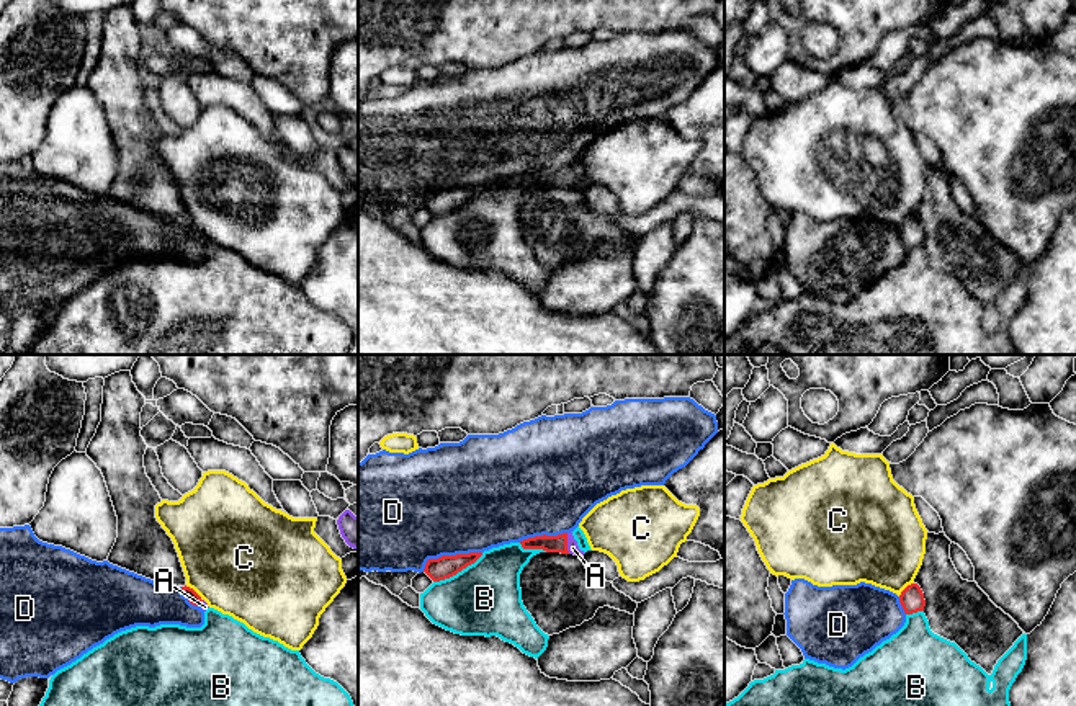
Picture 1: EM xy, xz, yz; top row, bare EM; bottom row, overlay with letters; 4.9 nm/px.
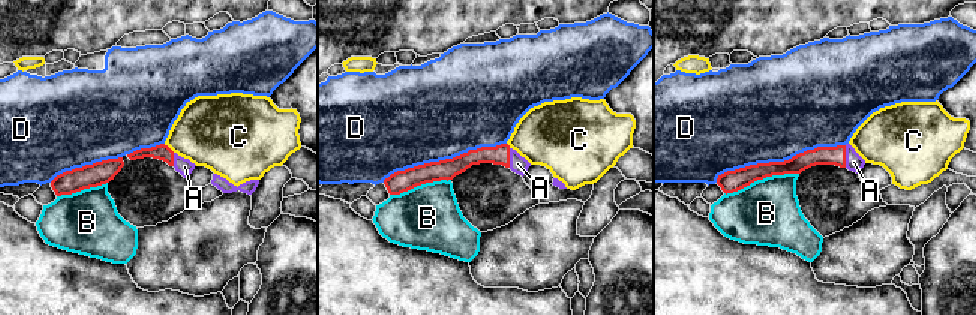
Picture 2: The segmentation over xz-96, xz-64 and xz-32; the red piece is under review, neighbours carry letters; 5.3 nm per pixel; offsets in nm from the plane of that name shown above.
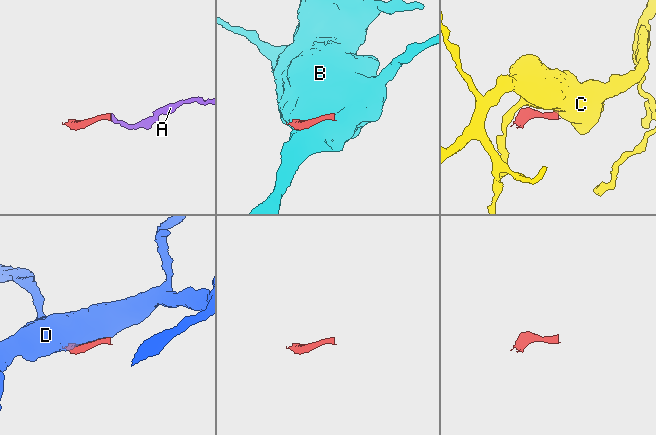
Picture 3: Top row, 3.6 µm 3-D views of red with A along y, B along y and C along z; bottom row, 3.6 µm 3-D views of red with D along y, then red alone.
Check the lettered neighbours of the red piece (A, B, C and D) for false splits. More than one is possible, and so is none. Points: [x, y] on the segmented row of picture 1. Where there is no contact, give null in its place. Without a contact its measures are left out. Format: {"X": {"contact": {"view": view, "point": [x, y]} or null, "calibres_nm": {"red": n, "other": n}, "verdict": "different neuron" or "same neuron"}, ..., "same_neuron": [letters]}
{"A": {"contact": {"view": "xz", "point": [566, 543]}, "calibres_nm": {"red": 80, "other": 60}, "verdict": "same neuron"}, "B": {"contact": {"view": "xz", "point": [458, 571]}, "calibres_nm": {"red": 110, "other": 360}, "verdict": "different neuron"}, "C": {"contact": {"view": "xy", "point": [195, 592]}, "calibres_nm": {"red": 60, "other": 500}, "verdict": "different neuron"}, "D": {"contact": {"view": "xz", "point": [448, 556]}, "calibres_nm": {"red": 110, "other": 500}, "verdict": "different neuron"}, "same_neuron": ["A"]}

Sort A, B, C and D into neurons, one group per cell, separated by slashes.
A / B / C / D

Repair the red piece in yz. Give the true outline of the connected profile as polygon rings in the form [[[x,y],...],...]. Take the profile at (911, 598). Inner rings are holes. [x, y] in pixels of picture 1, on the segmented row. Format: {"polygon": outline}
{"polygon": [[[917,583],[908,585],[899,595],[899,603],[906,614],[924,611],[926,600],[921,587]]]}

